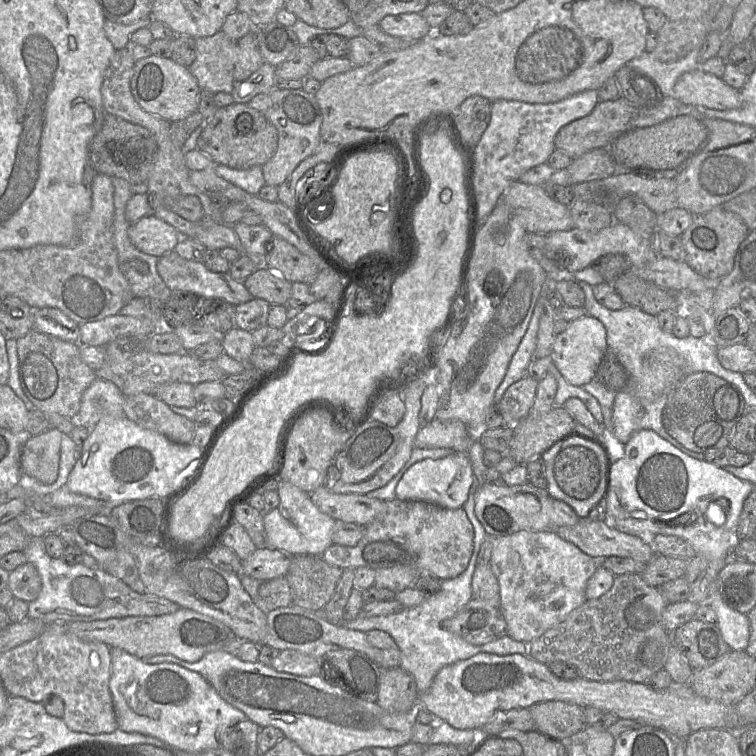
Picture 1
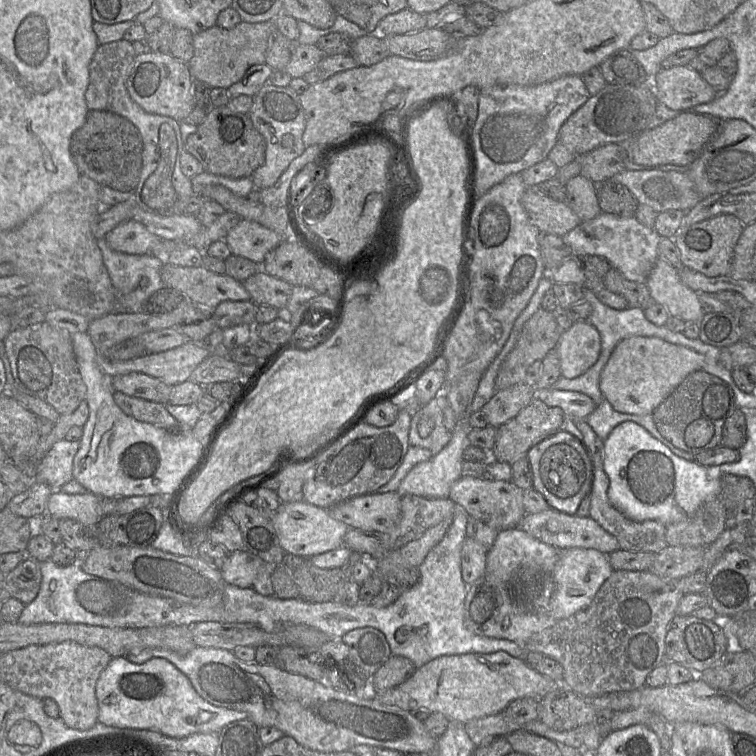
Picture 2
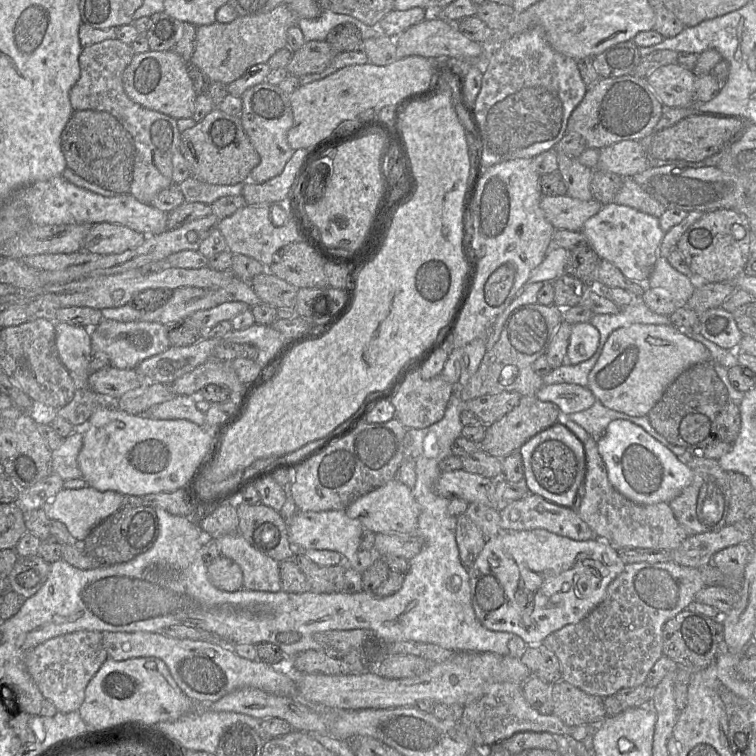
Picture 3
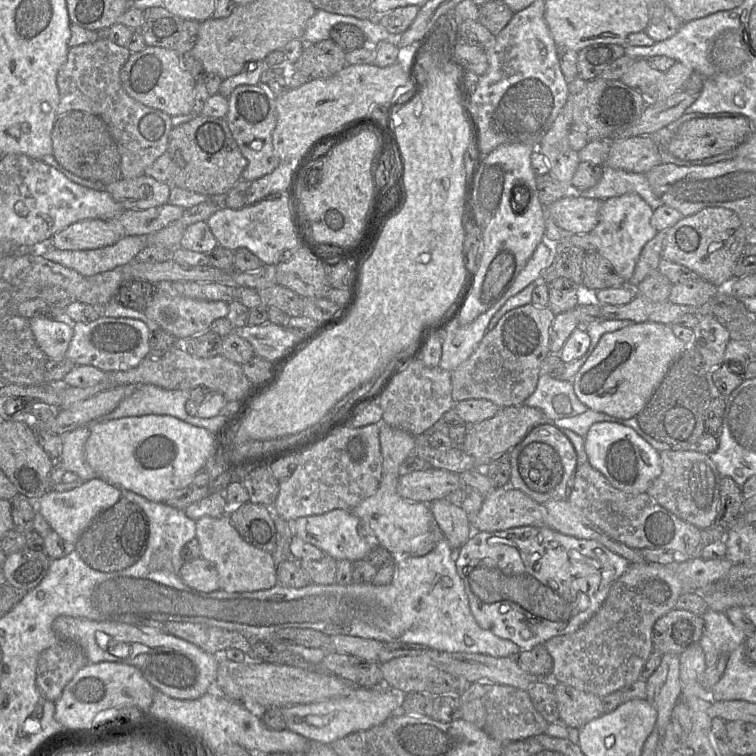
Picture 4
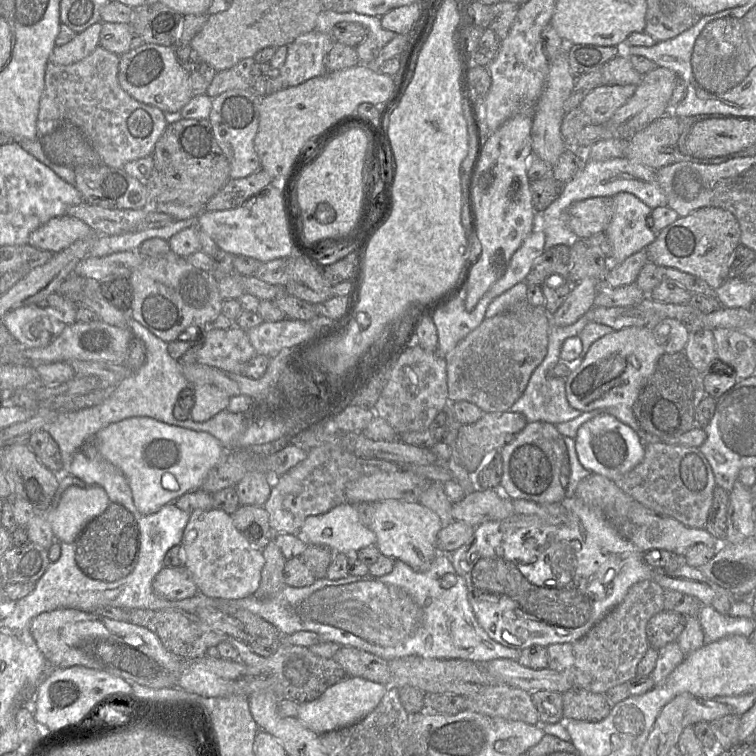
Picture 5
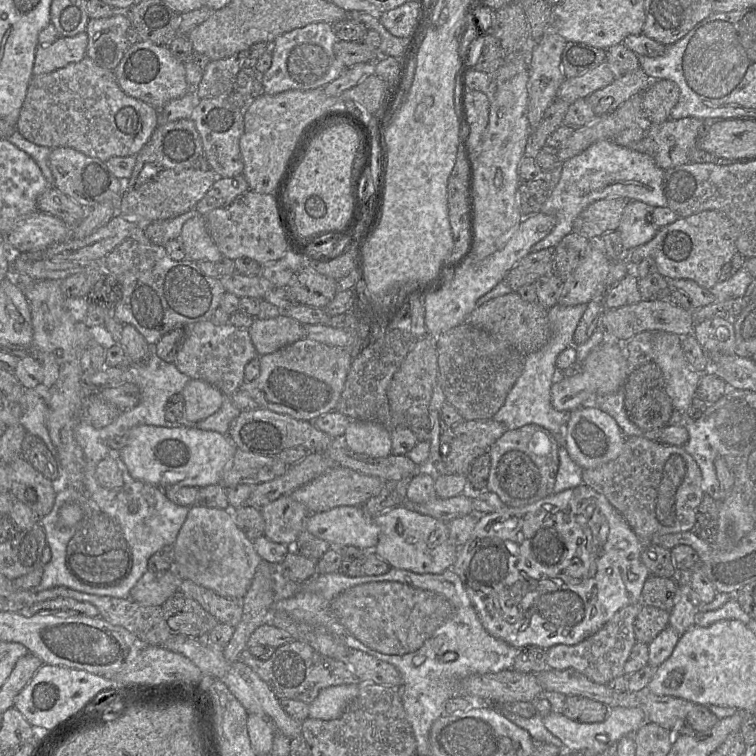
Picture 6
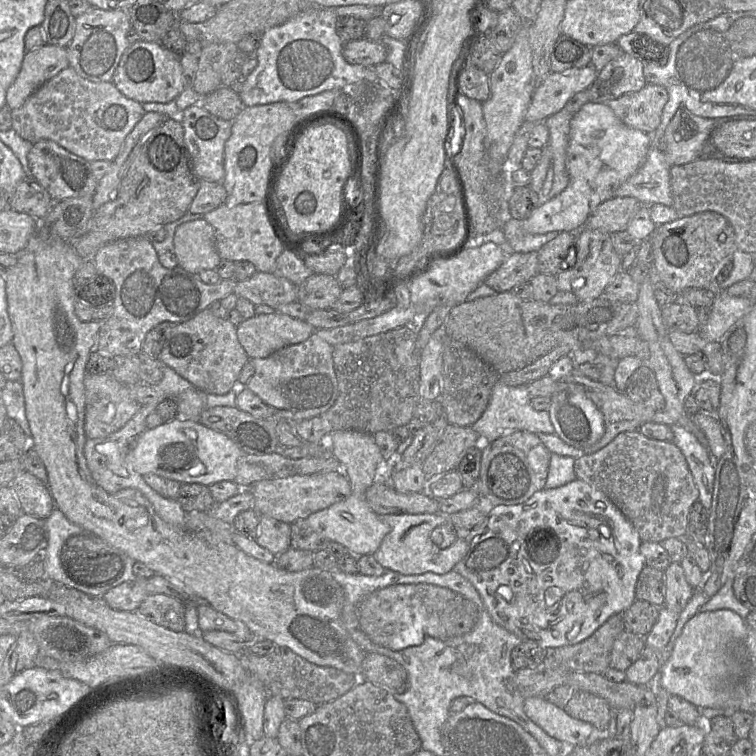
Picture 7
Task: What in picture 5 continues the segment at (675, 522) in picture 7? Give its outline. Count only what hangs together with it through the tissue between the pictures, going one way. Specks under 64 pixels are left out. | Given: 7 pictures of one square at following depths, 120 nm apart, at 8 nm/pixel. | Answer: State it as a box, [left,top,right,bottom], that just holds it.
[613,443,716,528]

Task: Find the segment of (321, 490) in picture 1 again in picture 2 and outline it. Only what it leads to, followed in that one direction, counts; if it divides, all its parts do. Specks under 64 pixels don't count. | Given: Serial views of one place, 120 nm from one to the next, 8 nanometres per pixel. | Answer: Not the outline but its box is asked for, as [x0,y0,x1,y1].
[329,491,401,533]

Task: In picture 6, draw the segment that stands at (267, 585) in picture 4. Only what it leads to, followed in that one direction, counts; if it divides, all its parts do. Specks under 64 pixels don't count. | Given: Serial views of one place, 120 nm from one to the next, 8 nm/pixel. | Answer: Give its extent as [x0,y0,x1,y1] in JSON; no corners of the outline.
[170,507,262,600]

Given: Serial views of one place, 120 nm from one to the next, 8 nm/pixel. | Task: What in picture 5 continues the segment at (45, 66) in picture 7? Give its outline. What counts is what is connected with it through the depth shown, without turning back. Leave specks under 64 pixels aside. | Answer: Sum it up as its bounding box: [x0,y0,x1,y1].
[48,22,103,65]

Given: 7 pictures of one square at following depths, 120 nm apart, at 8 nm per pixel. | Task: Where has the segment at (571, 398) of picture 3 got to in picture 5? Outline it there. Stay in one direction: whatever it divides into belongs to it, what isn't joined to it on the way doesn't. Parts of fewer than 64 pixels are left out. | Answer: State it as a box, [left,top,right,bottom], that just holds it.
[508,310,591,425]

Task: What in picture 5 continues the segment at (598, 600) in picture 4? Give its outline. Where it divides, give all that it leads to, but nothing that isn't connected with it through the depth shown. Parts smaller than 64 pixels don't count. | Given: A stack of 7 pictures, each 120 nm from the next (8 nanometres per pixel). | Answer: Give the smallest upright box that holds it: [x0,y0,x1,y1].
[449,495,652,650]

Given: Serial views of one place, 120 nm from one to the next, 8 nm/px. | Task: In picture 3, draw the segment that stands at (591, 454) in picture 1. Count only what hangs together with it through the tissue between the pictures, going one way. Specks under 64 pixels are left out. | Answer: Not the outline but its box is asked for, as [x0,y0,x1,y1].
[519,424,586,494]

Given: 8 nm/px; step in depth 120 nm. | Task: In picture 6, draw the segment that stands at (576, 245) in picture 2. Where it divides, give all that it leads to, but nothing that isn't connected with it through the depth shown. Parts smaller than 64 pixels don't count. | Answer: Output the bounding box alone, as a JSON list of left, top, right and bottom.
[617,201,657,251]

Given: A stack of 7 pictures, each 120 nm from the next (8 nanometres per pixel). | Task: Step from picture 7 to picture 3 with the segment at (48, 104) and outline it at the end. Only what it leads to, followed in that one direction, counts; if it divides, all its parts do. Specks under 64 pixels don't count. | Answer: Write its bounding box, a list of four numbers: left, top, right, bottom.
[69,39,180,204]

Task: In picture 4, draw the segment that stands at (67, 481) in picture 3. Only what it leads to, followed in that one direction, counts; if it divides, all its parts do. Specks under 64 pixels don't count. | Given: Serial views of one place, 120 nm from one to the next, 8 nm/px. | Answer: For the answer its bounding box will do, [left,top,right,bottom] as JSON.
[58,426,99,483]

